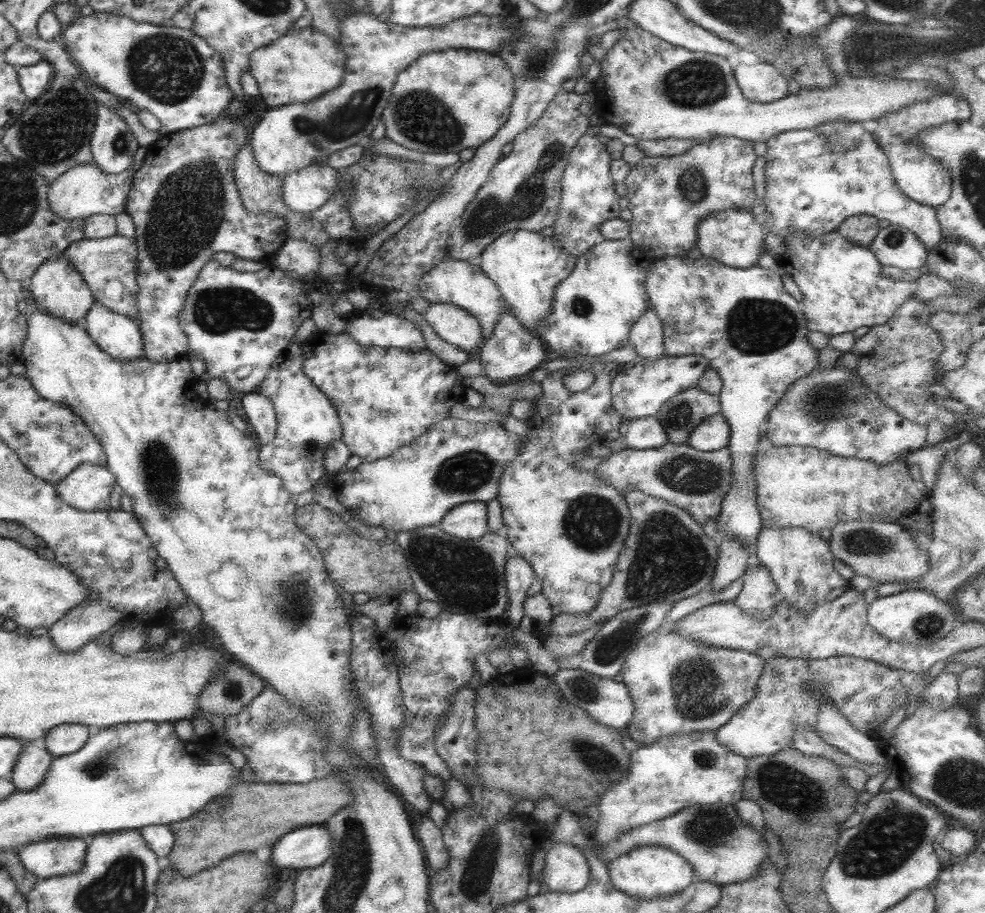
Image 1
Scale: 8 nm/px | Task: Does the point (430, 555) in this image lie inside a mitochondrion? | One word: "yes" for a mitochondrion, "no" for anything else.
yes

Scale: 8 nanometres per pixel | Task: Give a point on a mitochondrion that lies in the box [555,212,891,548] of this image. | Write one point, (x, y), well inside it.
(754, 326)

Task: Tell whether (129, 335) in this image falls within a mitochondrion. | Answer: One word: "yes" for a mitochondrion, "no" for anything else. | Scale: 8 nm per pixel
no

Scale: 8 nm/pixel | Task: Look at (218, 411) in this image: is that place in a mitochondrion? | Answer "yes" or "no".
no

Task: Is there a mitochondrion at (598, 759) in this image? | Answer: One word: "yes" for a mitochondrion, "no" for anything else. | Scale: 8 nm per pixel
yes

